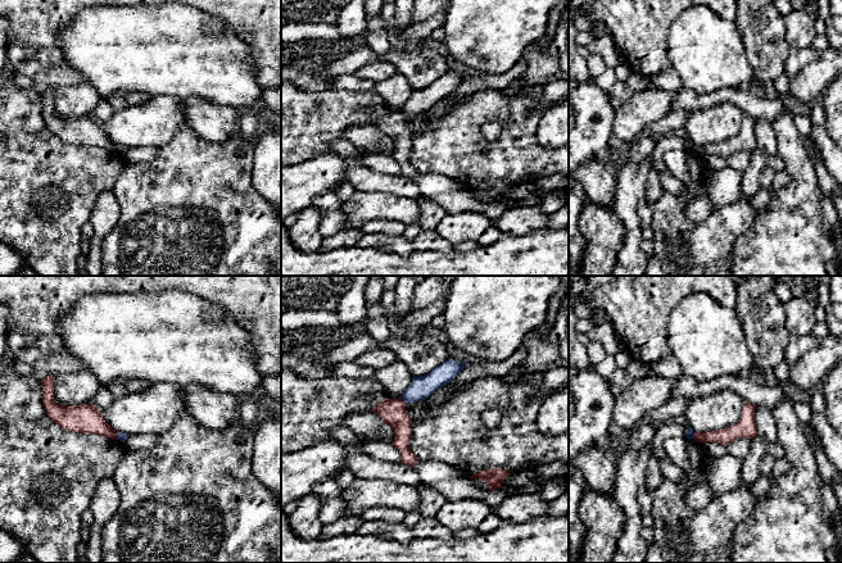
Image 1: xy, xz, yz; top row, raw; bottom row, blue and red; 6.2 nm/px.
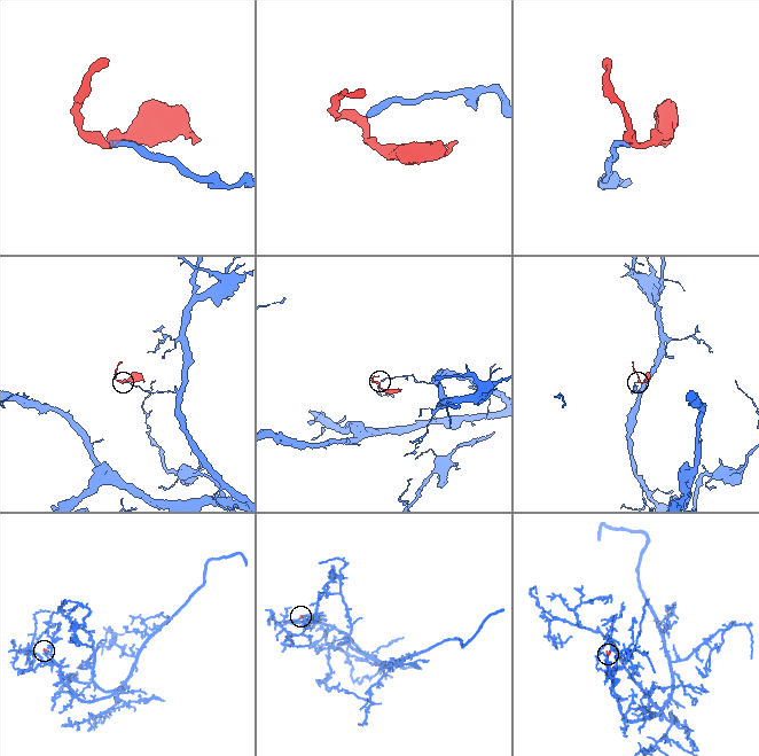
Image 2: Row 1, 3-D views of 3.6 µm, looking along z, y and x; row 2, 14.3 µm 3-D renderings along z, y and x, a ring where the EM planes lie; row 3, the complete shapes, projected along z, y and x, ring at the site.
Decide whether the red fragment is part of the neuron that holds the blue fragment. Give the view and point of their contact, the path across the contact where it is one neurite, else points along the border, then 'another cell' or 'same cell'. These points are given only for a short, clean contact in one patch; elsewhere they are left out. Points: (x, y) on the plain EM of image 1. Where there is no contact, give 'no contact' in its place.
contact xz (402, 112); border xz (399, 110), (404, 116); another cell

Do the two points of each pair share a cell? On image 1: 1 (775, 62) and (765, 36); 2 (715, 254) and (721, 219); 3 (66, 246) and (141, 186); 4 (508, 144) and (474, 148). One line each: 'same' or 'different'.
1: same
2: same
3: different
4: same

